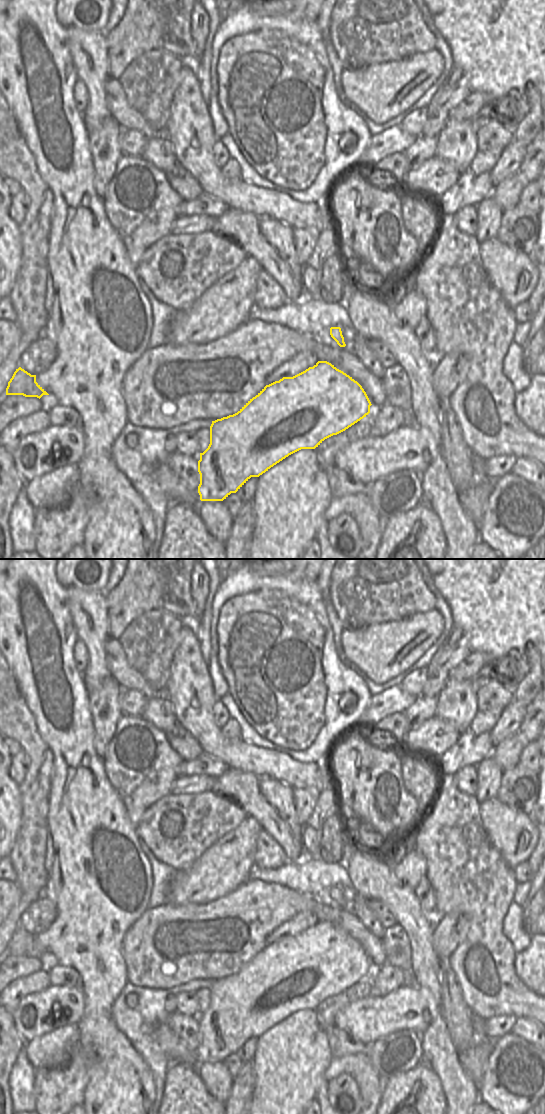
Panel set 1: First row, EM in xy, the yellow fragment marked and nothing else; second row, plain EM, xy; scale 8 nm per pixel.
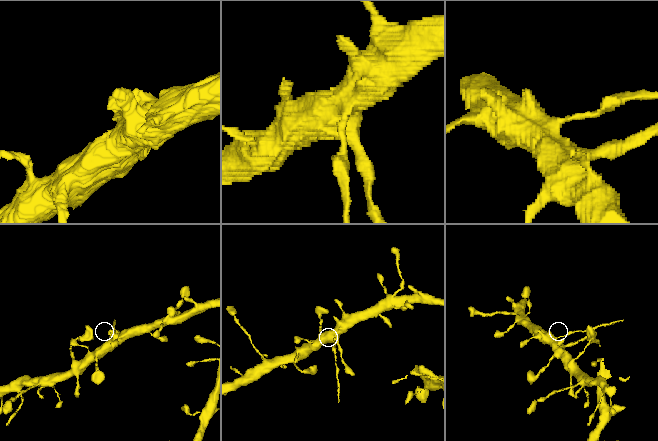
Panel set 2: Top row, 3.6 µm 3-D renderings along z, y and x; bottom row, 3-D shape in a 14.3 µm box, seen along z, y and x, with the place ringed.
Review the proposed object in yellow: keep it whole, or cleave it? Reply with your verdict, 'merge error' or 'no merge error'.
merge error

